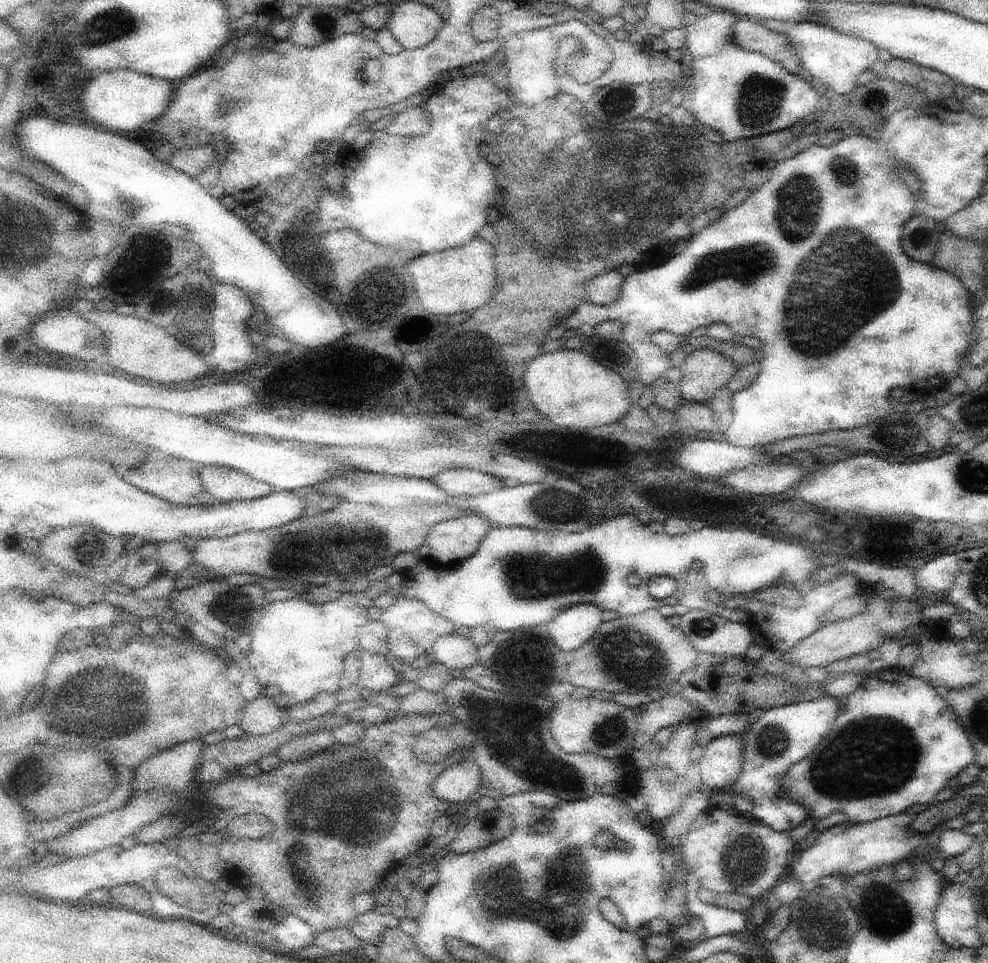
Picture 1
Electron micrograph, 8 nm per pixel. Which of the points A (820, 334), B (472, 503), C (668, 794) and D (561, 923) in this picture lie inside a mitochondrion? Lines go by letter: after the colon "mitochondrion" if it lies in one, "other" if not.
A: mitochondrion
B: other
C: other
D: mitochondrion

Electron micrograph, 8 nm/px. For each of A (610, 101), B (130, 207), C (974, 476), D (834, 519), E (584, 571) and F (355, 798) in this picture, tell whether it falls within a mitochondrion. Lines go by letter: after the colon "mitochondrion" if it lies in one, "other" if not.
A: other
B: mitochondrion
C: mitochondrion
D: other
E: mitochondrion
F: mitochondrion

